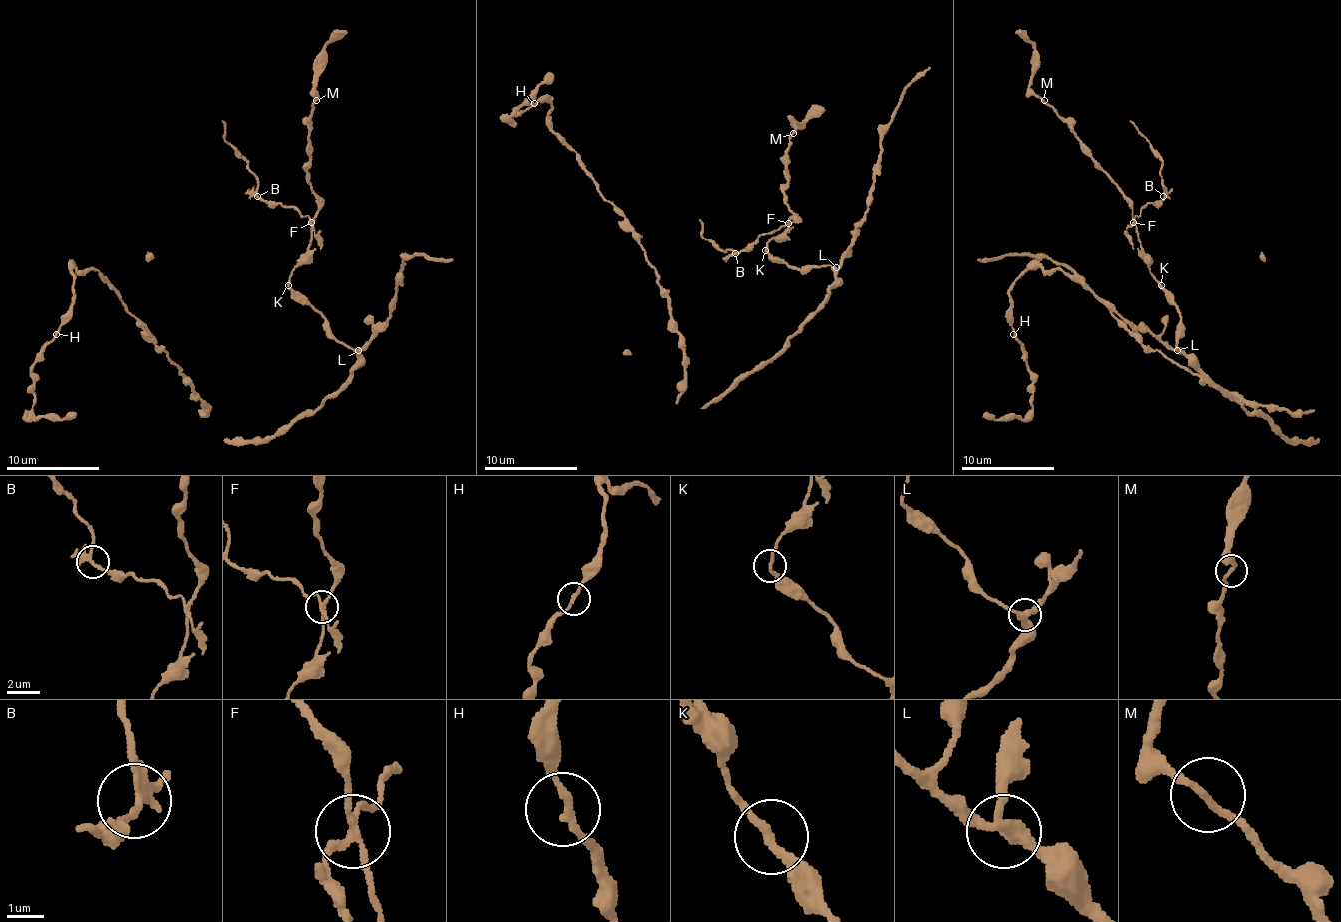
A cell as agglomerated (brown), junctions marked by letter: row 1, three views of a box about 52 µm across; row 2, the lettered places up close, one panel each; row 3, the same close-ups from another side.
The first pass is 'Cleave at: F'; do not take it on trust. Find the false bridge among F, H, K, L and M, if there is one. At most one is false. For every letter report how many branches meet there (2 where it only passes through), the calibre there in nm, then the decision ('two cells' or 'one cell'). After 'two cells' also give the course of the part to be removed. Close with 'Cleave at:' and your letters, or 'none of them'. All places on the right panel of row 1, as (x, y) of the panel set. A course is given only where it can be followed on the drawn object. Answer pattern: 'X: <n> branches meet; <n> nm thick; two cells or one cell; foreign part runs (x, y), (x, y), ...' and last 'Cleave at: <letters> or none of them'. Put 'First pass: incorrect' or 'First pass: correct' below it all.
F: 4 branches meet; 190 nm thick; two cells; foreign part runs (1133, 222), (1144, 208), (1163, 196), (1163, 180), (1161, 156), (1130, 121)
H: 2 branches meet; 190 nm thick; one cell
K: 2 branches meet; 200 nm thick; one cell
L: 3 branches meet; 300 nm thick; one cell
M: 2 branches meet; 200 nm thick; one cell
Cleave at: F
First pass: correct

